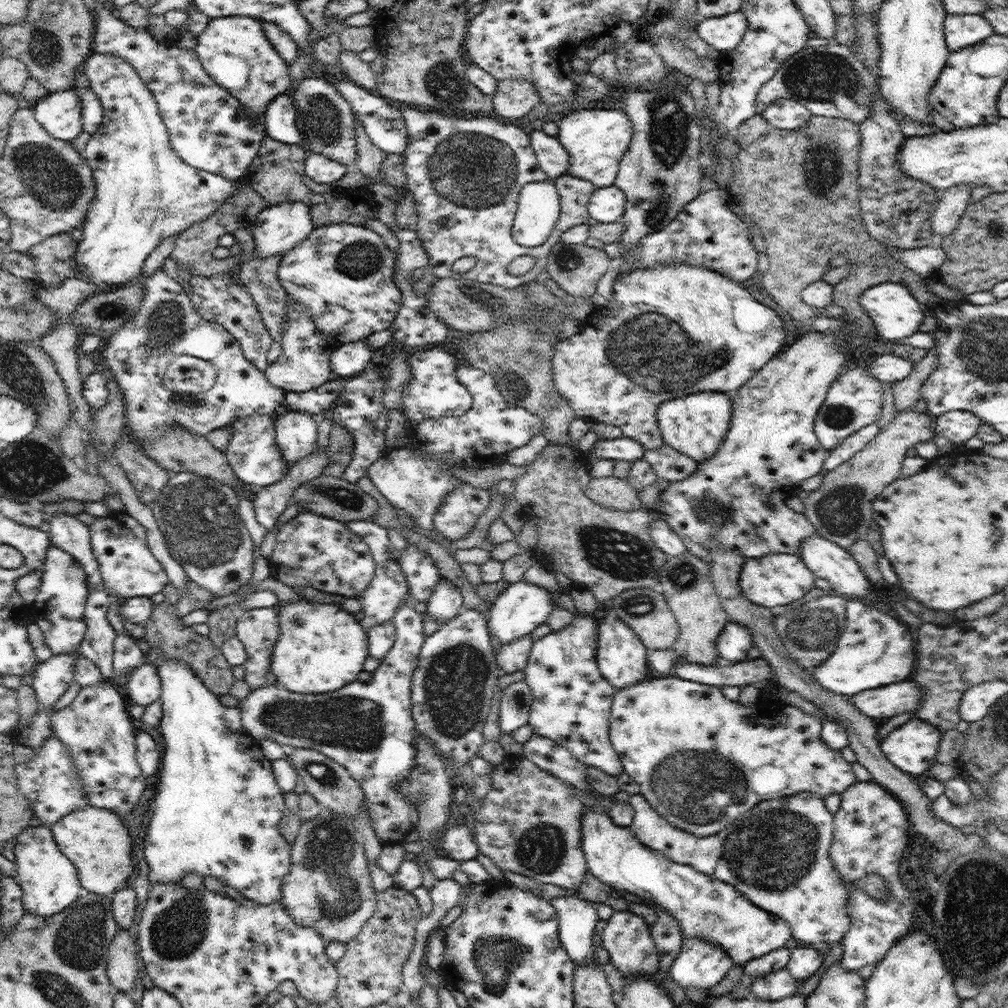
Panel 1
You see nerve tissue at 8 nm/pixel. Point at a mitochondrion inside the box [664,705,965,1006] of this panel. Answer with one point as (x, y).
(771, 851)

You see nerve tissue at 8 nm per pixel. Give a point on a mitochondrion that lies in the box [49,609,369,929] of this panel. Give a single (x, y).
(327, 858)

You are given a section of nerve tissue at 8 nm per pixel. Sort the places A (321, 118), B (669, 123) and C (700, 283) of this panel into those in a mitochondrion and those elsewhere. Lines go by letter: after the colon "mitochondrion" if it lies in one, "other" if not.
A: mitochondrion
B: mitochondrion
C: other

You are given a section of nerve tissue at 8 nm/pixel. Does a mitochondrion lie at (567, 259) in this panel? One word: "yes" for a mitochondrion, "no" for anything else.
yes

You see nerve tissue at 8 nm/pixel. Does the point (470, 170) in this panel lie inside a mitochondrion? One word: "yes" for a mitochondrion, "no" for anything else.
yes

